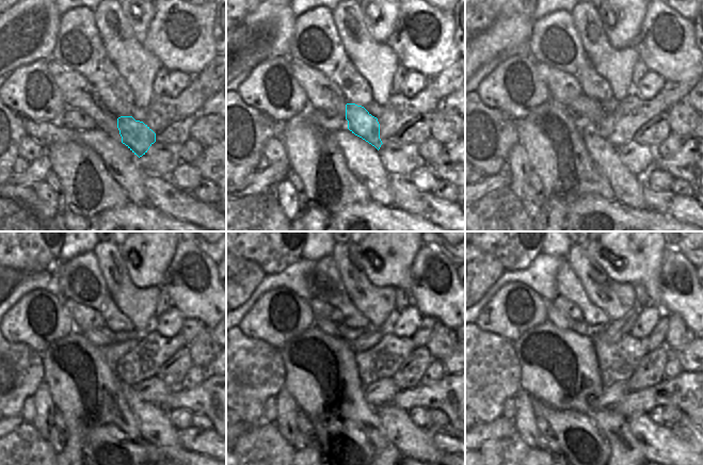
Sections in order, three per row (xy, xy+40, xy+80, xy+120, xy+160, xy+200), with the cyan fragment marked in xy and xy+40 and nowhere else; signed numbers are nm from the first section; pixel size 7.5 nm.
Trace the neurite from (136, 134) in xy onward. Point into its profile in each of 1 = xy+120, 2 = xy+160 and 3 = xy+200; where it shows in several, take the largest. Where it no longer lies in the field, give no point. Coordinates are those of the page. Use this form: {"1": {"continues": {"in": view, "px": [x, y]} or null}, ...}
{"1": {"continues": {"in": "xy+120", "px": [96, 337]}}, "2": {"continues": {"in": "xy+160", "px": [326, 326]}}, "3": {"continues": {"in": "xy+200", "px": [560, 320]}}}

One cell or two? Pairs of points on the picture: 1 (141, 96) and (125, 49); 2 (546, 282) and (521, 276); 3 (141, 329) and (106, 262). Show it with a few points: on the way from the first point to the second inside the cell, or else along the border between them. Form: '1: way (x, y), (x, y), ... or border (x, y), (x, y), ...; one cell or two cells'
1: way (140, 84), (139, 67), (132, 61); one cell
2: way (540, 279), (527, 276); one cell
3: way (141, 311), (122, 291), (116, 277); one cell

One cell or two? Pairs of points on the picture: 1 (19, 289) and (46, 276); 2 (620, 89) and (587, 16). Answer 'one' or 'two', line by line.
1: one
2: one

